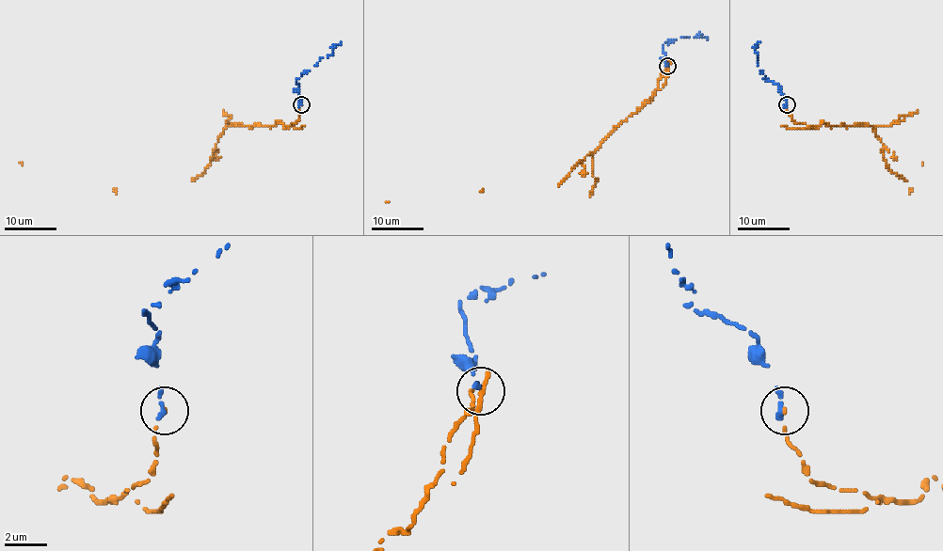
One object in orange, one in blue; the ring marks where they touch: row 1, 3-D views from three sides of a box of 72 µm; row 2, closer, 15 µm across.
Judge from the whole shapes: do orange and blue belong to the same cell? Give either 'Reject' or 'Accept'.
Reject

